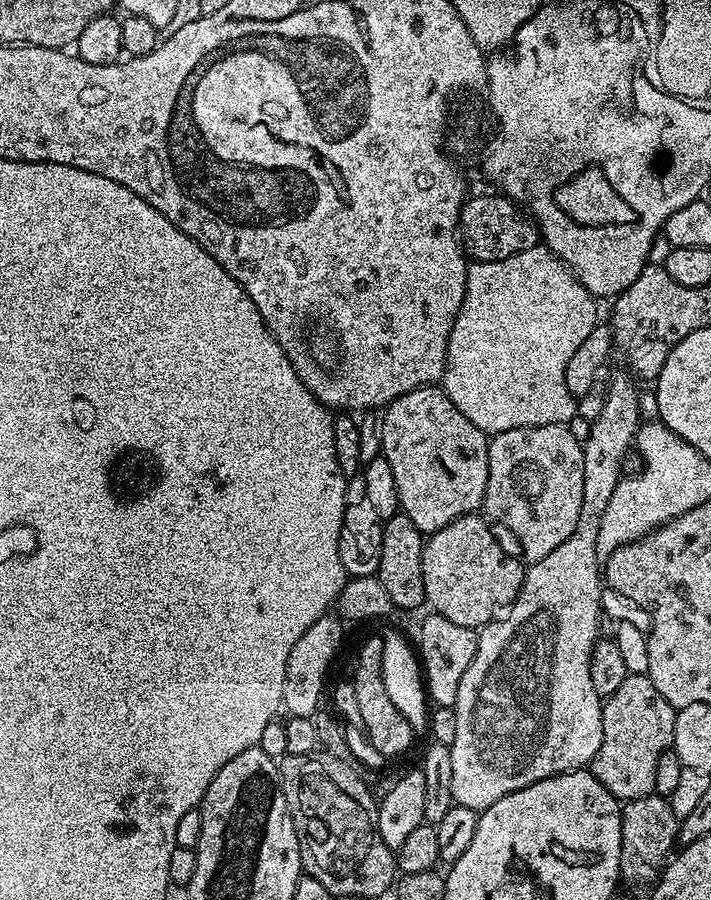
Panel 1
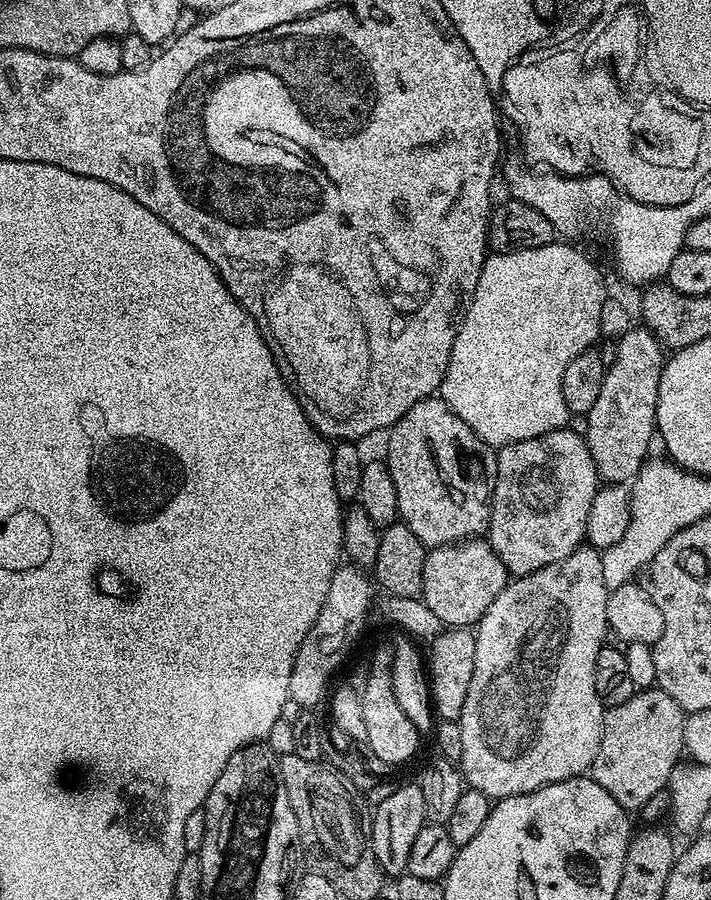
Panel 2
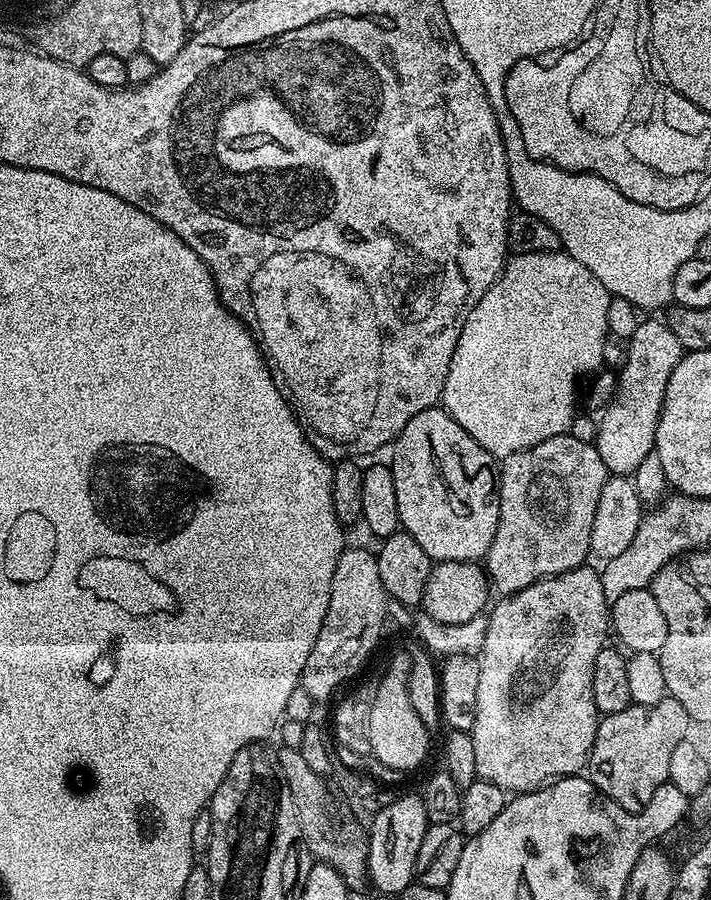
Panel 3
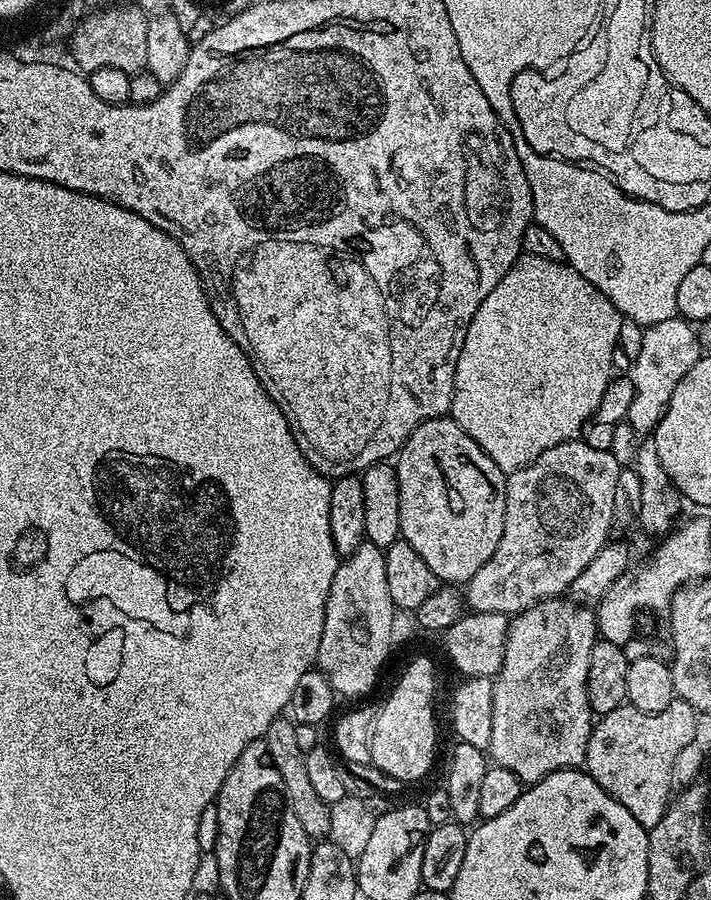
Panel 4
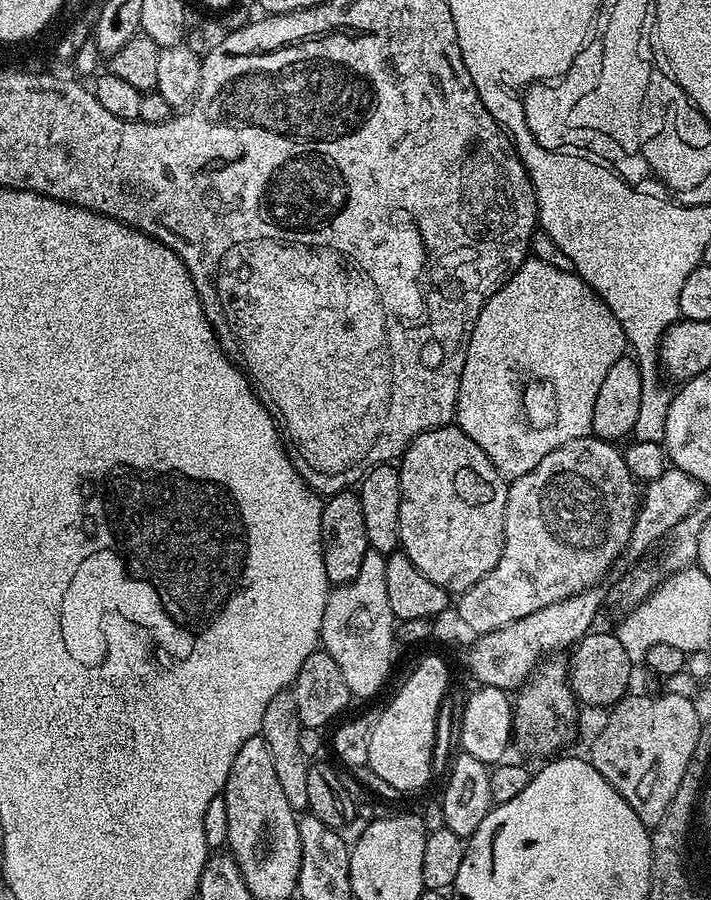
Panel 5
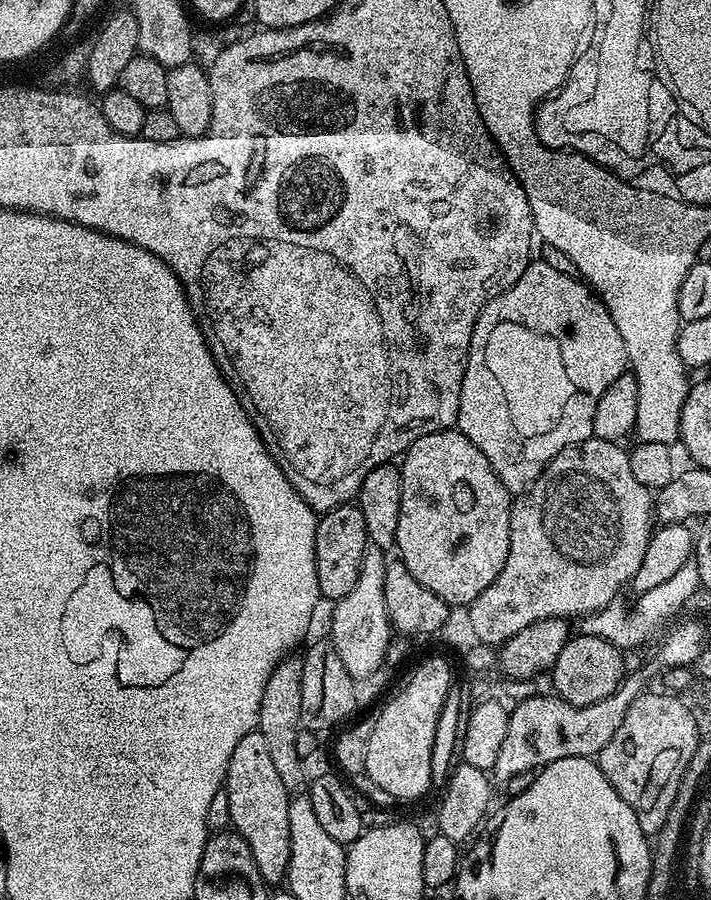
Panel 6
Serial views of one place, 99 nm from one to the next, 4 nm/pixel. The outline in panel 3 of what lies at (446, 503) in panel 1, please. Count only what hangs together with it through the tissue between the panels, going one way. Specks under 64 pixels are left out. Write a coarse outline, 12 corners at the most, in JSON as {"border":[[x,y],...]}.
{"border":[[440,406],[391,452],[400,528],[433,562],[483,561],[498,464]]}

